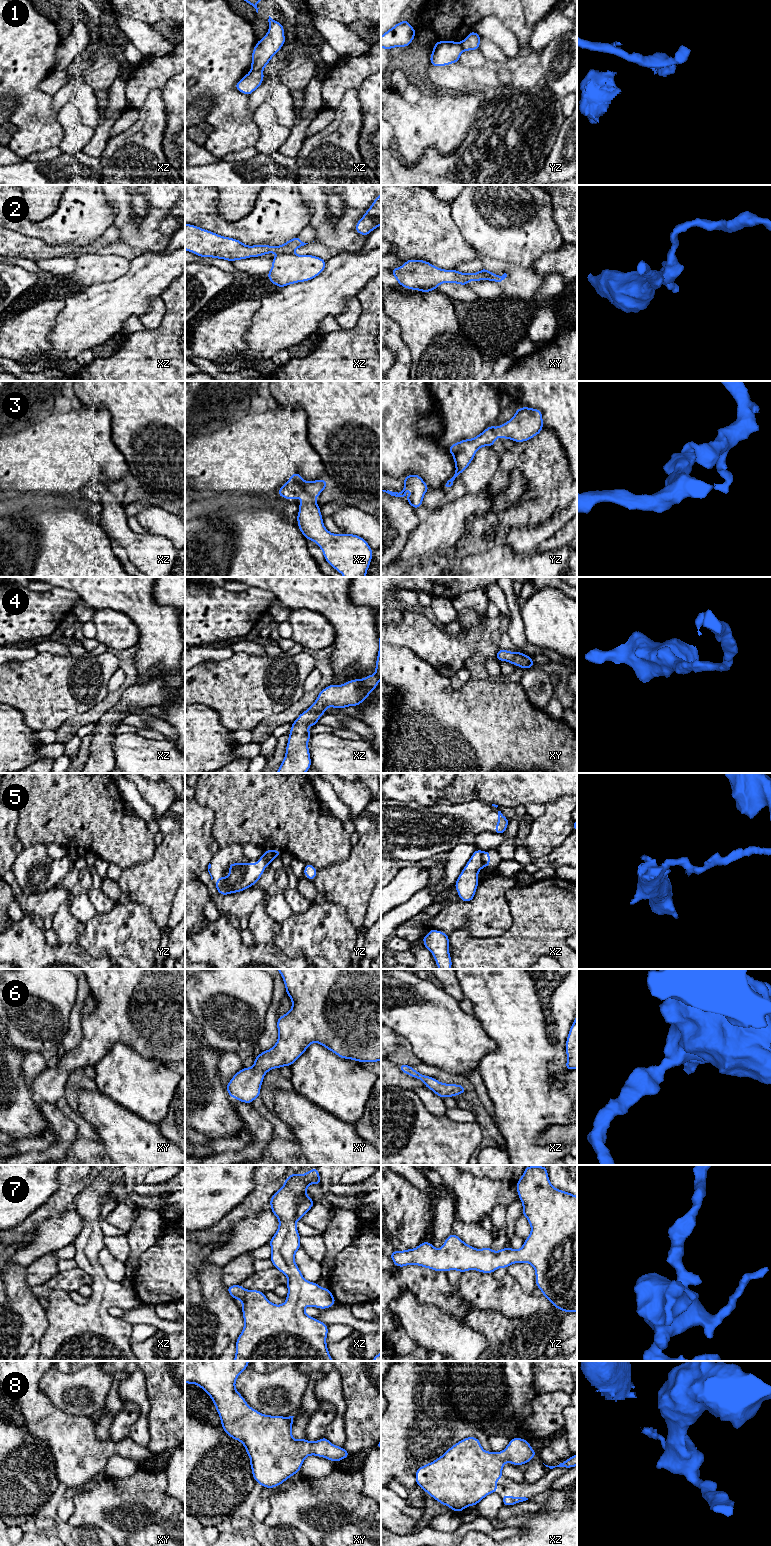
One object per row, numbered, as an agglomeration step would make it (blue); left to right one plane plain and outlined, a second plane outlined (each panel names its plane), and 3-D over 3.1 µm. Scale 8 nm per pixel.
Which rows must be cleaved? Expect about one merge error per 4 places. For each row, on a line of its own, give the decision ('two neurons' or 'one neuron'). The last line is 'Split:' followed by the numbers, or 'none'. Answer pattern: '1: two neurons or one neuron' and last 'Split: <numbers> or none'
1: two neurons
2: two neurons
3: one neuron
4: one neuron
5: two neurons
6: one neuron
7: one neuron
8: two neurons
Split: 1, 2, 5, 8

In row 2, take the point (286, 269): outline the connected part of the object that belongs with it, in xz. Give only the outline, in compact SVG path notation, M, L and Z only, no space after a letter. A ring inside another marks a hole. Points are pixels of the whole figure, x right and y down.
M280 254L273 258L268 279L275 286L306 282L319 276L326 267L326 261L314 255Z

